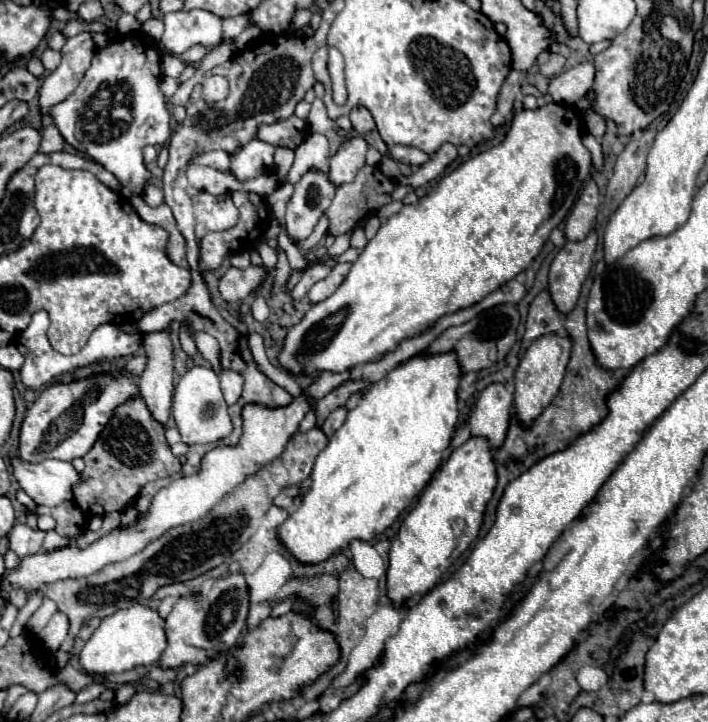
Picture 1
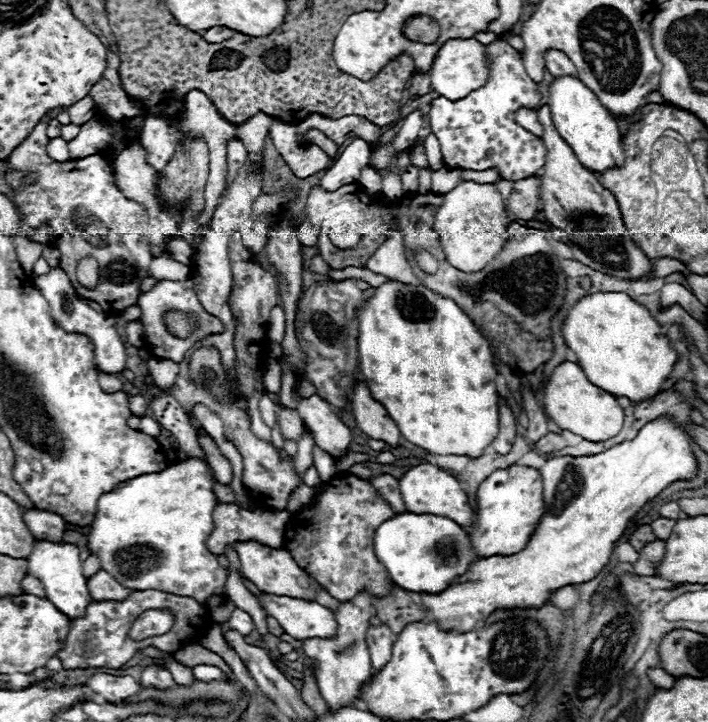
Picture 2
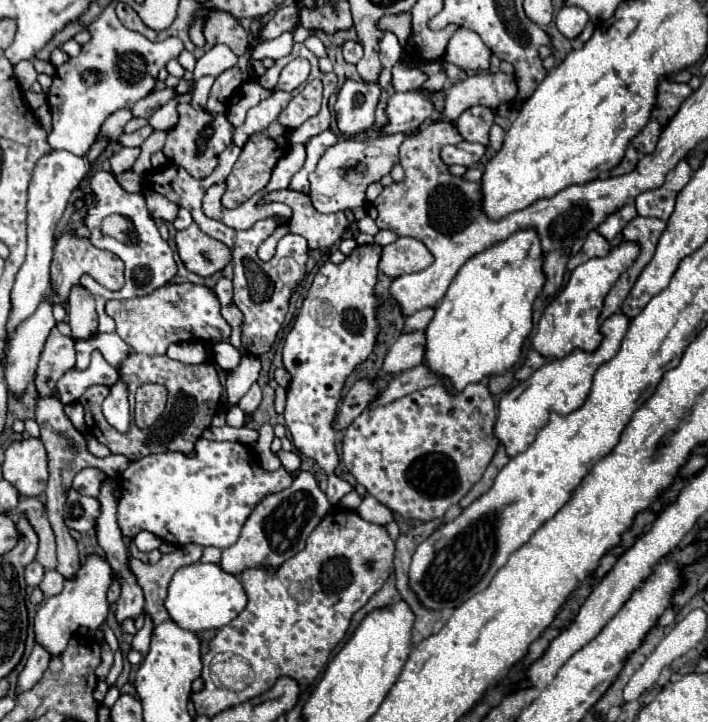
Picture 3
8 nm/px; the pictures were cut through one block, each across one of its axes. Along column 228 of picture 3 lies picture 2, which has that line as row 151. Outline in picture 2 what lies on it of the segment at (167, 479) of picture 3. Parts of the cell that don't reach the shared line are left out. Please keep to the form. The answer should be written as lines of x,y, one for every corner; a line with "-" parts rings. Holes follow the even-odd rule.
500,38
486,44
486,64
490,68
490,74
488,74
488,80
482,88
478,88
478,90
470,92
466,98
460,98
460,100
454,100
454,102
442,98
442,96
432,100
430,128
440,140
442,154
444,154
444,164
448,168
462,168
462,170
496,168
498,174
504,180
512,180
512,182
522,180
522,178
530,178
544,166
546,148
544,148
544,144
538,136
534,136
528,130
524,130
522,126
518,126
514,116
516,116
516,110
520,106
530,106
530,108
540,106
540,94
536,92
536,82
526,74
518,50
514,50
508,42
504,42

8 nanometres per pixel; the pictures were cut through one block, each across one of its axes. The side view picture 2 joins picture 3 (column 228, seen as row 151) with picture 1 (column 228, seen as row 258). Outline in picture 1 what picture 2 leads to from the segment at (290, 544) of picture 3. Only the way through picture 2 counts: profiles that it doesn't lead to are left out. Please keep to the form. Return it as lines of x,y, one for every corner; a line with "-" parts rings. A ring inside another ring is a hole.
240,572
218,578
212,586
210,596
206,596
206,598
200,598
200,596
198,598
196,596
180,598
174,604
174,608
168,614
166,624
164,624
168,646
158,660
160,668
174,670
184,664
196,664
196,666
208,664
210,658
220,656
222,652
226,652
228,648
232,648
238,642
240,632
246,626
246,618
248,618
248,588
246,588
244,574
240,574

